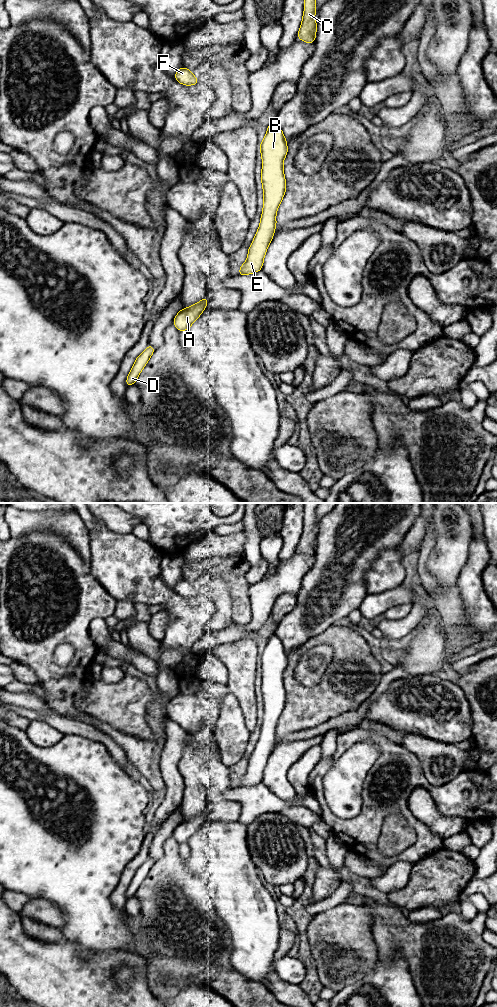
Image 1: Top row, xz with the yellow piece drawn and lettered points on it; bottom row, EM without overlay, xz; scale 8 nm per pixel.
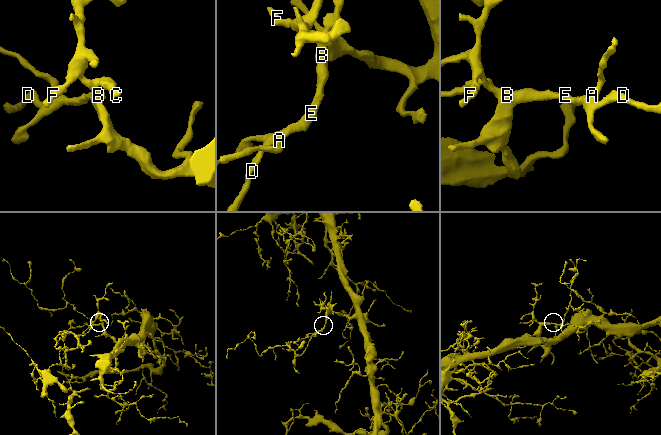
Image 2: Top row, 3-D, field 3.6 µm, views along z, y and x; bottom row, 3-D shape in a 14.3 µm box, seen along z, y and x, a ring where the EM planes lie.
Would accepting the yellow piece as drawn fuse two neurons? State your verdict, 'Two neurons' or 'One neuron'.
One neuron

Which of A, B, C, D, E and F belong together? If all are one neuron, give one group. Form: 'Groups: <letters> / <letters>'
Groups: A B C D E F

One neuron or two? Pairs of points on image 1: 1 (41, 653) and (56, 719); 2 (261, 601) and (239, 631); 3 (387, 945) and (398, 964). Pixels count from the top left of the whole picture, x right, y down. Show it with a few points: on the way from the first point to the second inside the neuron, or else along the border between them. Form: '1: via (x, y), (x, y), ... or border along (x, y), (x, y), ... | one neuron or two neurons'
1: border along (45, 702), (48, 705) | two neurons
2: via (261, 610), (259, 618), (248, 629) | one neuron
3: border along (378, 957), (390, 960), (399, 953), (410, 971) | two neurons

